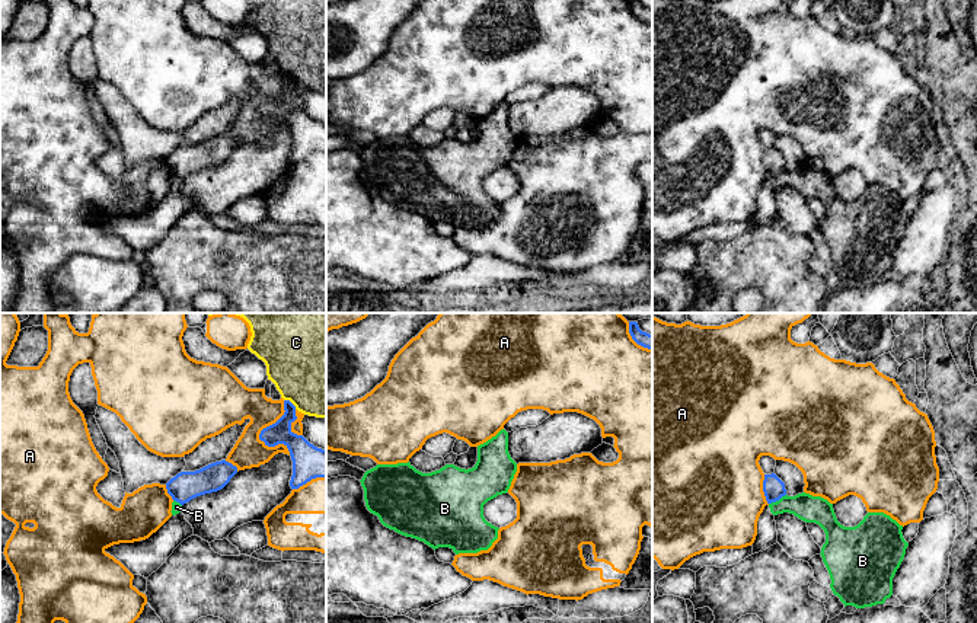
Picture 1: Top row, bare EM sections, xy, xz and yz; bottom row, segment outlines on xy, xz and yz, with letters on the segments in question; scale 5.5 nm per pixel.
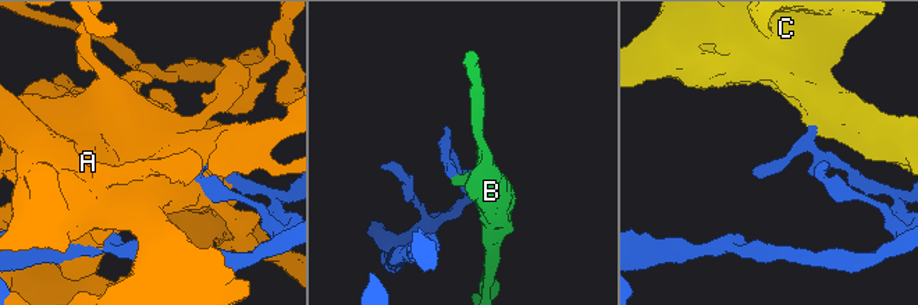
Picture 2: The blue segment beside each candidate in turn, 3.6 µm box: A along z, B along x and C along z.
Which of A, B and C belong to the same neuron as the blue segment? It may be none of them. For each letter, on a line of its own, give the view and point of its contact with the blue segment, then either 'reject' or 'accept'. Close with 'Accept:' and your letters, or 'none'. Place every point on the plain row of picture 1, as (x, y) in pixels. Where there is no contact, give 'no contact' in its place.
A: contact xy (259, 108); reject
B: contact yz (776, 173); reject
C: contact xy (290, 76); reject
Accept: none

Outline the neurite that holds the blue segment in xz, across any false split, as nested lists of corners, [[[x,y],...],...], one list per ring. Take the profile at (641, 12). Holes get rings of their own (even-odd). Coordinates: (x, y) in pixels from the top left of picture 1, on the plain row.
[[[629,0],[629,7],[638,19],[652,23],[652,9],[642,6],[639,0]]]

